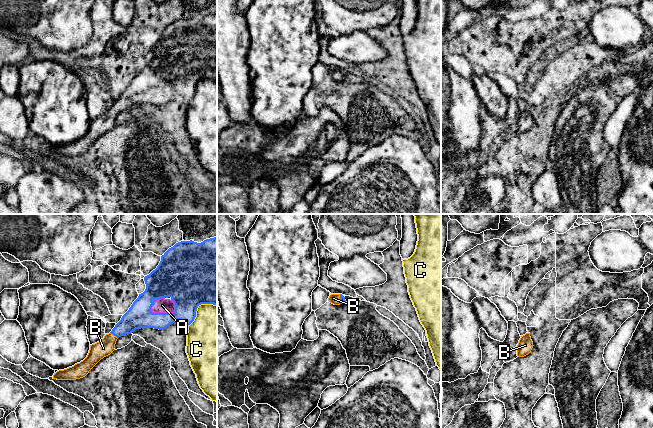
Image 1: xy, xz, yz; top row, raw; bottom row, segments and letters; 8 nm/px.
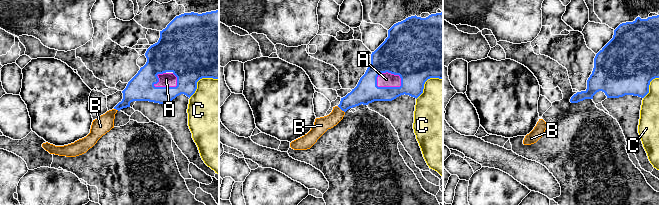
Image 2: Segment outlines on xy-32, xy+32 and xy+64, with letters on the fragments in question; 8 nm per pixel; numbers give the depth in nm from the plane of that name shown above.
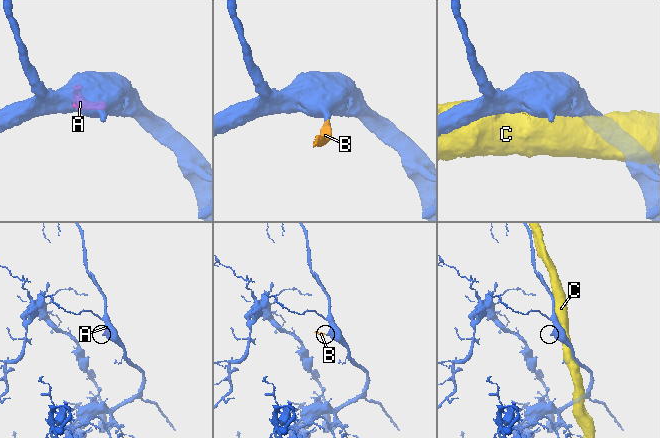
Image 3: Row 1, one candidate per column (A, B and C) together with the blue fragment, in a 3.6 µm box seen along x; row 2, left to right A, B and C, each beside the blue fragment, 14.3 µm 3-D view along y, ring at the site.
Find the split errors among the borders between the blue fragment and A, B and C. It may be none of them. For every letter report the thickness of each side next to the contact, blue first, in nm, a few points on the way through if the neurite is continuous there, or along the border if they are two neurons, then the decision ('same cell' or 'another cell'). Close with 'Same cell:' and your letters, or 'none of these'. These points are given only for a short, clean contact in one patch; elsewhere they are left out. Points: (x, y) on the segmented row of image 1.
A: 240/120 nm | same cell
B: 200/140 nm | across xy (138, 316), (114, 335), (103, 348) | same cell
C: 460/400 nm | another cell
Same cell: A, B

